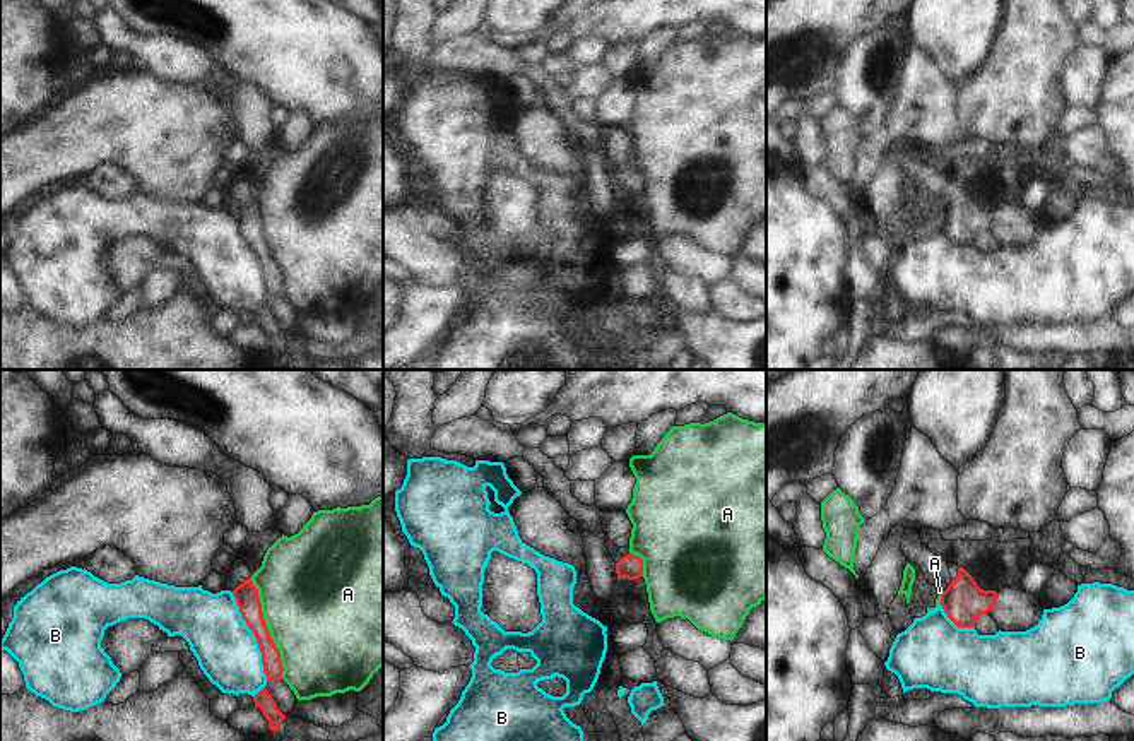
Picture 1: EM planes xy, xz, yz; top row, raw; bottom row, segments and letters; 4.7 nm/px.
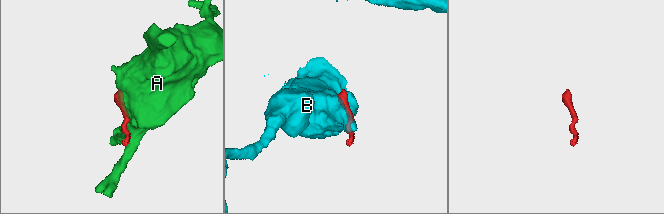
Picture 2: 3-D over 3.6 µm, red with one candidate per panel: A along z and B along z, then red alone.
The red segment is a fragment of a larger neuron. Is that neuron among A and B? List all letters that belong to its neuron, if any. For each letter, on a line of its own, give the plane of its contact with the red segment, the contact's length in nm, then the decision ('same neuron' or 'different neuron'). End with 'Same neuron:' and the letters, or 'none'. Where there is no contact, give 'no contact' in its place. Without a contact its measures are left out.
A: contact in xy; length 500 nm; different neuron
B: contact in xy; length 440 nm; different neuron
Same neuron: none

